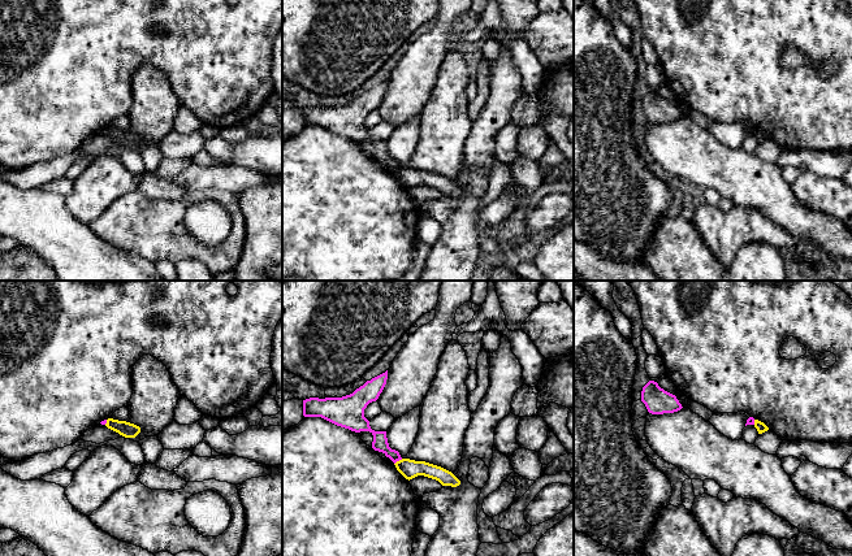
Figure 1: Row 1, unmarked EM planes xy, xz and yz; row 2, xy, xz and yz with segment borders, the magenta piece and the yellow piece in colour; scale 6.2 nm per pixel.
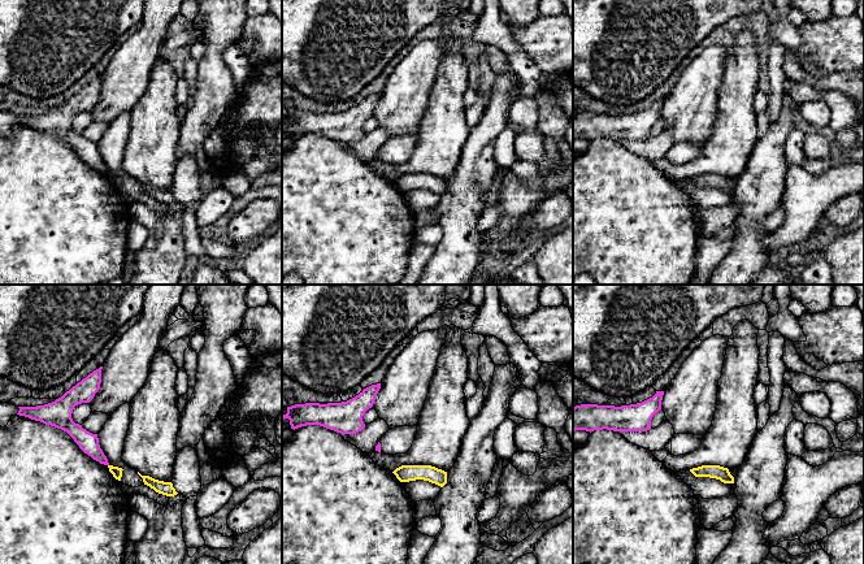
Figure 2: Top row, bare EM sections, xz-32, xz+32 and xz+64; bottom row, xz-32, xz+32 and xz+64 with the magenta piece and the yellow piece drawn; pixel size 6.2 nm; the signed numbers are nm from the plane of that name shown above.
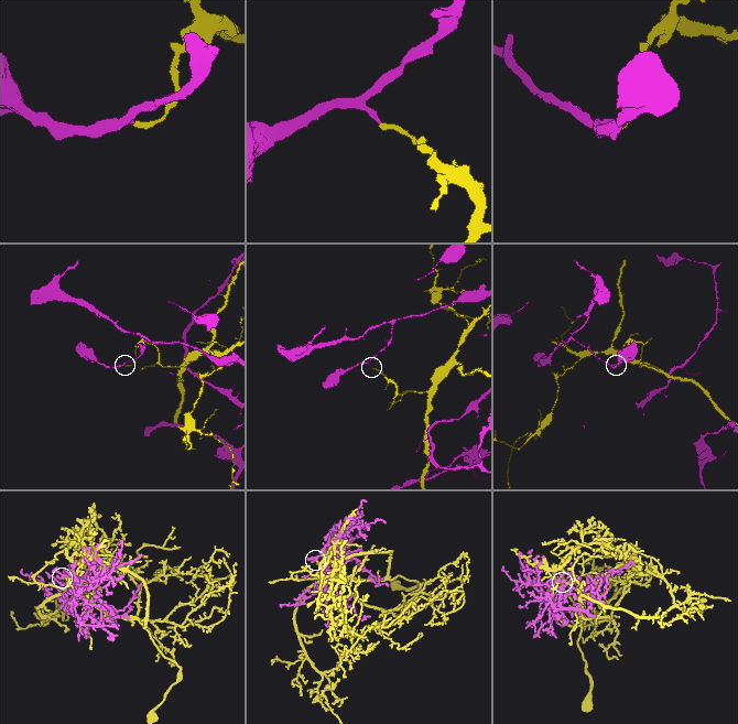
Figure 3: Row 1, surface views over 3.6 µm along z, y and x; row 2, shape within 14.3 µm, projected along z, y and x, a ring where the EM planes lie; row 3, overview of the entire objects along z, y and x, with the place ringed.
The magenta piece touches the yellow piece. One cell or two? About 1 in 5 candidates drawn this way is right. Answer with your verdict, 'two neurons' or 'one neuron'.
two neurons

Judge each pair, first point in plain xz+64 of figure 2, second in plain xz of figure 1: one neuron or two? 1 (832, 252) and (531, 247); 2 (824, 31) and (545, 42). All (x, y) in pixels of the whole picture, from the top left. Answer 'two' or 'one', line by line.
1: two
2: one

